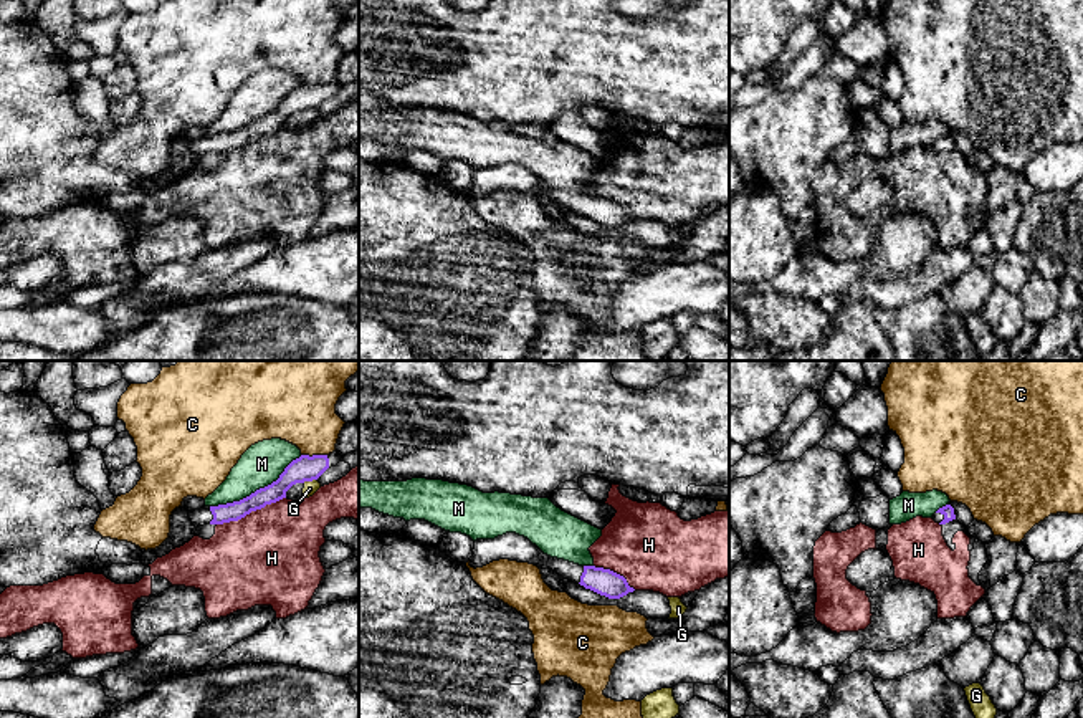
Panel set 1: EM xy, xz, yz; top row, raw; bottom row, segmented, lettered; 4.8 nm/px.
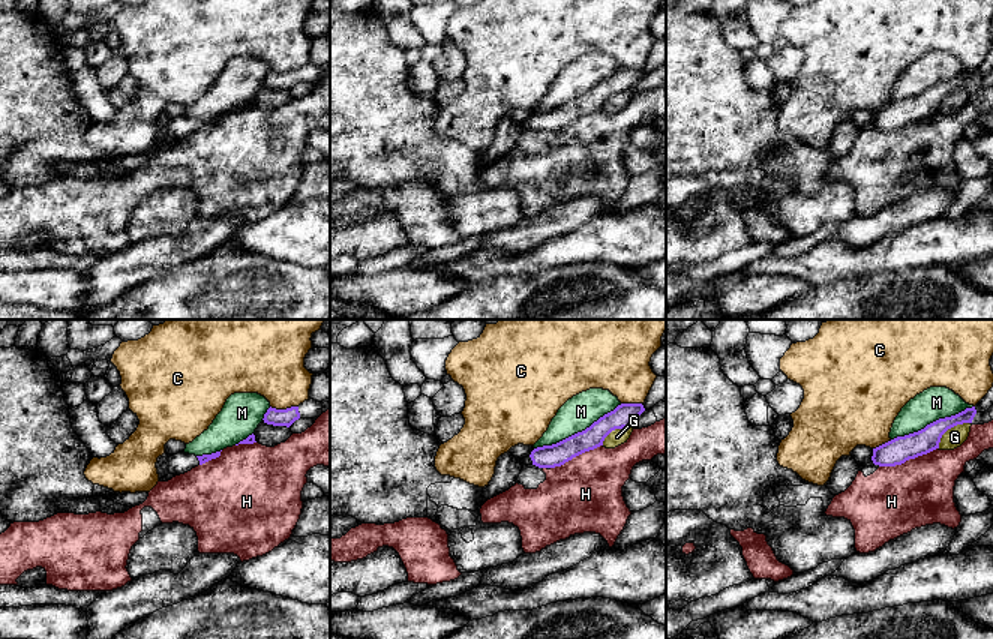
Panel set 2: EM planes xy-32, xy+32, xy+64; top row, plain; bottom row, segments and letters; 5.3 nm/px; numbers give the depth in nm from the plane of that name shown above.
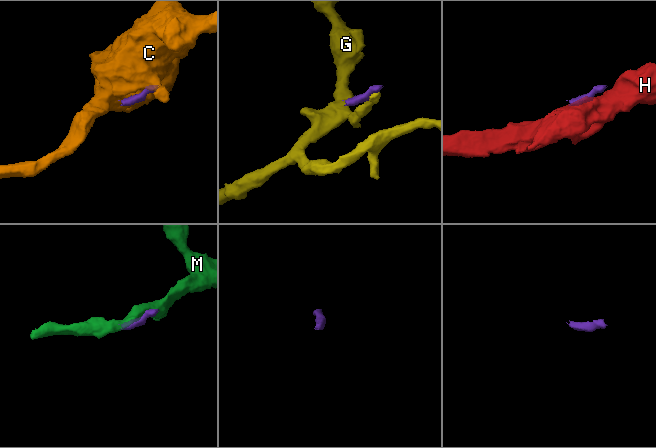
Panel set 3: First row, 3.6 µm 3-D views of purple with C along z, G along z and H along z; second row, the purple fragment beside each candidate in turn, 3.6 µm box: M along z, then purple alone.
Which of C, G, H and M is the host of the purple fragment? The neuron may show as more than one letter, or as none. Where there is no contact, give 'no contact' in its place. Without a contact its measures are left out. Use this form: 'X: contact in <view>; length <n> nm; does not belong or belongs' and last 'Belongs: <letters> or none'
C: contact in xy; length 130 nm; does not belong
G: contact in xy; length 70 nm; does not belong
H: contact in xy; length 360 nm; does not belong
M: contact in xy; length 500 nm; does not belong
Belongs: none

